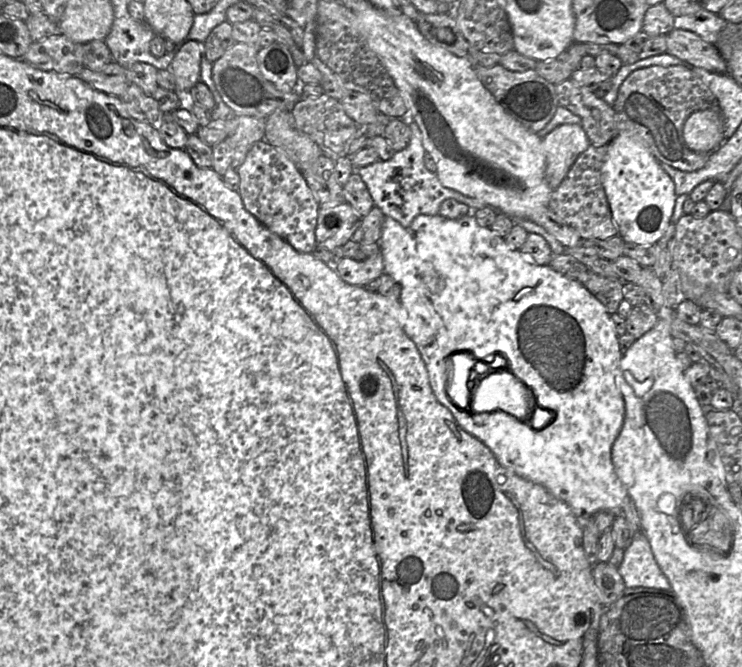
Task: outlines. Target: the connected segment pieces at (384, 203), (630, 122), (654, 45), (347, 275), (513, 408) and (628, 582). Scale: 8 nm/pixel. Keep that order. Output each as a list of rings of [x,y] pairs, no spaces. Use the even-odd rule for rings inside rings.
[[[412,120],[408,121],[408,126],[411,129],[411,139],[406,148],[395,152],[389,160],[380,159],[373,164],[354,170],[365,182],[374,206],[381,209],[385,216],[395,219],[404,227],[410,226],[418,215],[438,215],[441,203],[448,198],[465,203],[471,210],[485,207],[486,205],[478,199],[465,196],[440,183],[436,172],[431,172],[425,167],[426,151],[419,128]]]
[[[650,66],[632,72],[619,88],[613,110],[616,115],[616,127],[619,134],[628,134],[648,147],[659,162],[669,166],[691,172],[701,169],[709,158],[708,153],[691,151],[683,138],[683,126],[686,119],[695,111],[717,108],[717,101],[708,86],[697,77],[691,67],[676,66]]]
[[[641,31],[621,44],[616,56],[622,61],[623,65],[628,65],[648,57],[666,53],[666,36],[650,36]]]
[[[381,249],[378,253],[366,257],[364,261],[344,257],[333,267],[344,282],[355,286],[365,286],[384,273]]]
[[[510,371],[491,373],[475,386],[472,409],[476,414],[507,411],[524,421],[539,413],[531,391]]]
[[[644,533],[633,534],[631,544],[624,550],[618,572],[626,588],[671,590],[670,582],[656,562]]]

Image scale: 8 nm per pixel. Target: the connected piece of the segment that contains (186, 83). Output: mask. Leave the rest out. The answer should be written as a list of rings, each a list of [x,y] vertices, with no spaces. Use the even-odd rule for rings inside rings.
[[[196,40],[186,41],[168,68],[175,78],[175,92],[181,100],[188,101],[189,91],[200,81],[202,46],[203,44]]]

